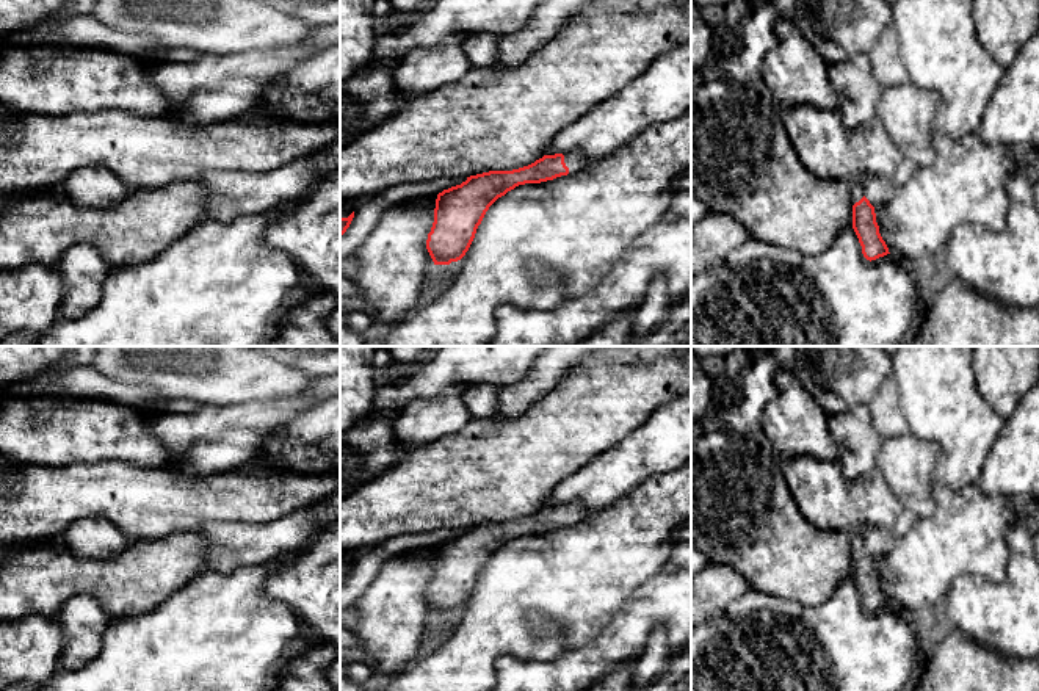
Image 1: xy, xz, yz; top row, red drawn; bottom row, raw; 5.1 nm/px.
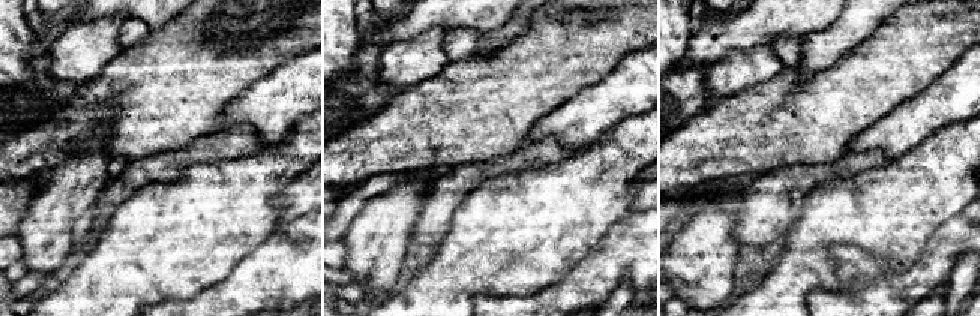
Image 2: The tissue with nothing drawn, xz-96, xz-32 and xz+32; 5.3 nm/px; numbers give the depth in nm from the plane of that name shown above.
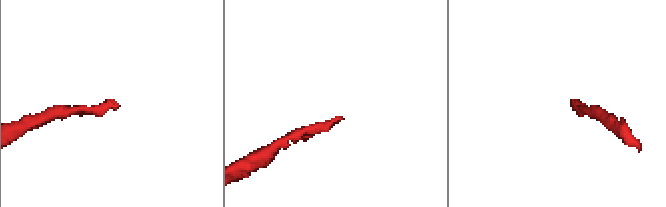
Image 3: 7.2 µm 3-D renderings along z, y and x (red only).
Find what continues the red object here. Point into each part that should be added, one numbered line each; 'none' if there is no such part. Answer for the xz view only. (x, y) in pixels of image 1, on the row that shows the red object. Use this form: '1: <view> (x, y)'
1: xz (575, 160)

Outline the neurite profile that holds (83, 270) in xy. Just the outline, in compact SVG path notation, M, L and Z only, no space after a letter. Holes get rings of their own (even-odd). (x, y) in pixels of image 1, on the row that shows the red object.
M77 243L55 265L63 276L64 296L58 317L78 320L102 299L102 285L111 270L100 252L89 243Z

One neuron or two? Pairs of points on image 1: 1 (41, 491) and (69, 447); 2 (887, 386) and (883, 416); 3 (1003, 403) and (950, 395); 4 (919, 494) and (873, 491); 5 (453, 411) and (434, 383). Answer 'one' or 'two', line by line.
1: two
2: one
3: two
4: two
5: two

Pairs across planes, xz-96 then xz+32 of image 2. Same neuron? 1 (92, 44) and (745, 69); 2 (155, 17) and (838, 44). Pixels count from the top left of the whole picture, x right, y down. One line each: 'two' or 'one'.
1: one
2: two

